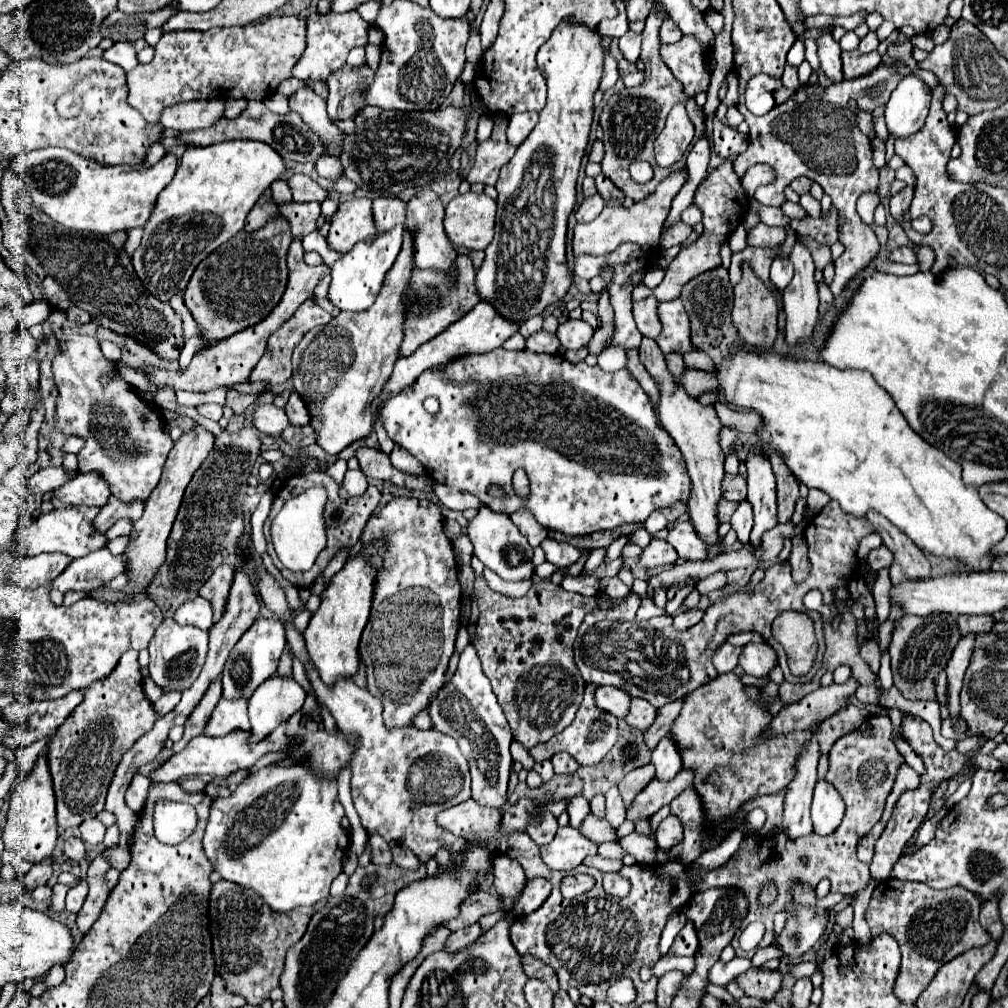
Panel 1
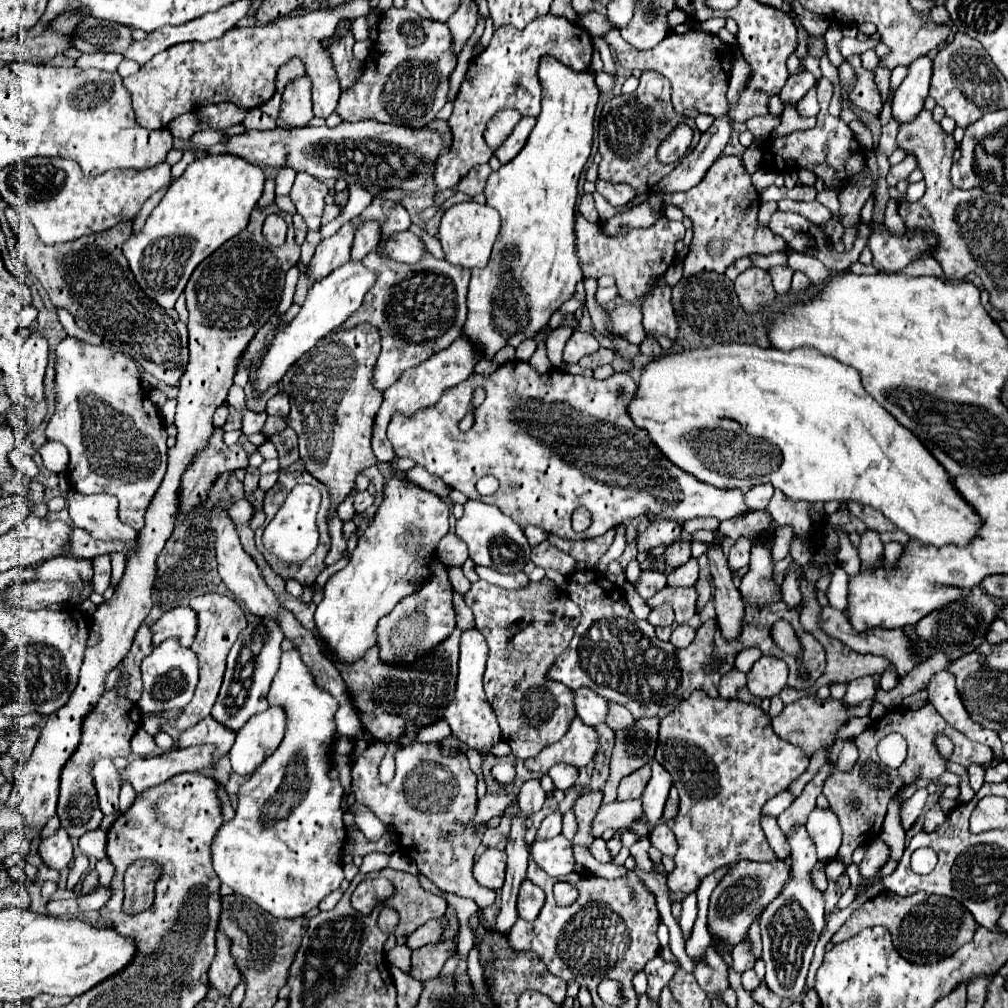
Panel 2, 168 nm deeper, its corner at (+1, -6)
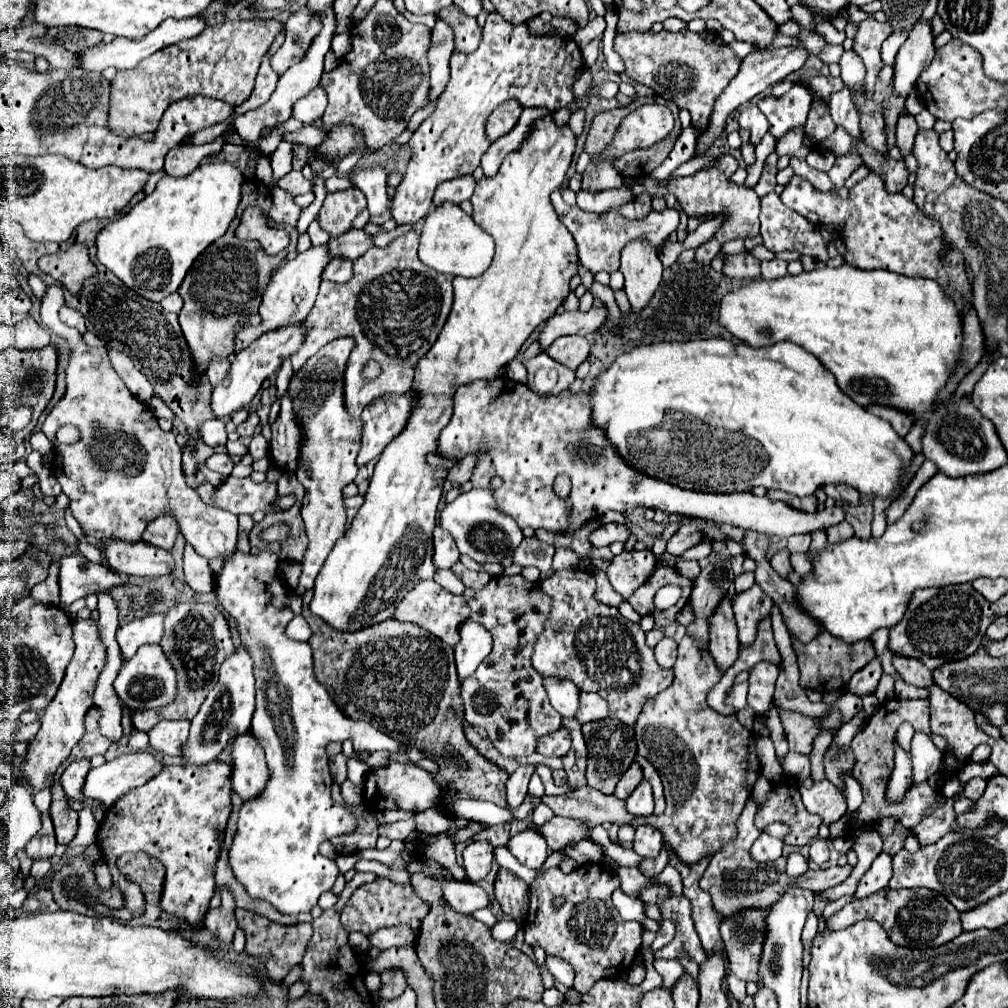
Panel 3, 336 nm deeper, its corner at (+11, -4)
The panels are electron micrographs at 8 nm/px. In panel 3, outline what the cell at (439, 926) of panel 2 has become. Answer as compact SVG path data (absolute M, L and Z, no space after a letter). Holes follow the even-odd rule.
M390 927L390 929L380 929L372 933L368 939L372 949L386 951L390 947L412 945L412 931L408 931L408 927Z

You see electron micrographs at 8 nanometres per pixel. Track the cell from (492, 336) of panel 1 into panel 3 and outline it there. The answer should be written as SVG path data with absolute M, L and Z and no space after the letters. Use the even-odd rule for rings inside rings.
M408 391L404 395L386 395L384 399L376 399L376 403L370 403L362 413L362 423L364 423L364 427L362 427L362 447L358 451L356 465L362 467L368 461L376 459L384 451L384 447L404 429L410 413L412 413L412 391Z

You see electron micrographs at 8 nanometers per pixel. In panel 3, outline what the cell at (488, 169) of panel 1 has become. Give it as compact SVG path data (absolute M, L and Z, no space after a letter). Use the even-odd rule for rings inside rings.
M464 175L460 179L452 179L448 183L442 183L438 189L436 189L436 195L434 195L434 205L442 205L446 201L450 203L456 203L460 205L462 201L470 199L472 193L474 193L474 177L472 175Z

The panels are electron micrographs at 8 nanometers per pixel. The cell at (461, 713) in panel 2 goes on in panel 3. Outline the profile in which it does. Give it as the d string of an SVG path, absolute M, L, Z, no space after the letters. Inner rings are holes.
M466 621L464 627L460 627L460 643L456 645L456 667L460 681L468 677L476 667L486 659L486 655L492 651L492 635L488 629L480 627L480 623Z

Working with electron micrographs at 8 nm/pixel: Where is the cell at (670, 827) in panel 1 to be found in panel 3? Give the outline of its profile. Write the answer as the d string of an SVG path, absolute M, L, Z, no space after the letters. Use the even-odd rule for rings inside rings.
M640 825L636 829L636 837L634 837L634 847L632 847L640 857L648 859L648 857L656 857L662 849L662 835L658 829L650 827L650 825Z

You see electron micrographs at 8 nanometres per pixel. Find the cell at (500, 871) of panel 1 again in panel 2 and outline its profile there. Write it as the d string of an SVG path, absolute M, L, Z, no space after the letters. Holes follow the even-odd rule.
M496 849L482 853L474 865L476 881L490 889L502 889L504 871L506 871L506 853Z

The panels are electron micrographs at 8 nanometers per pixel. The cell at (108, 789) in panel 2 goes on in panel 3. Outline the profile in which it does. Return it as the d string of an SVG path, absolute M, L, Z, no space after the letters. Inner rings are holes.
M84 759L84 761L72 761L64 769L64 773L60 775L60 783L62 783L62 789L64 789L66 795L82 801L86 809L94 809L100 803L88 803L88 799L84 799L84 795L80 795L80 783L84 783L84 775L88 773L88 769L90 769L90 761L88 759Z

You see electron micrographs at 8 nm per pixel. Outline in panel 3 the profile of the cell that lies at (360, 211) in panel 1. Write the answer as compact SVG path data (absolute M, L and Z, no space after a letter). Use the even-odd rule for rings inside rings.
M320 245L320 247L310 247L308 251L304 253L298 253L296 259L292 261L286 261L270 279L270 283L266 285L264 289L264 295L262 295L262 303L260 303L260 317L262 317L262 323L258 327L242 327L236 337L234 337L234 351L232 355L240 353L242 349L246 349L252 341L256 341L260 335L268 333L268 331L274 331L274 329L280 329L280 327L288 327L288 325L296 325L296 323L302 323L310 309L314 307L314 301L316 301L316 295L318 295L318 287L320 287L320 275L324 271L324 267L330 263L328 259L328 251L326 251L326 245ZM294 297L300 297L300 303L294 303Z

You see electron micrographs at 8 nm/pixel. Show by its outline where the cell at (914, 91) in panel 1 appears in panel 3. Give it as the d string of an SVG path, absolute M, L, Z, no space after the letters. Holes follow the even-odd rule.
M918 21L910 31L906 43L900 47L896 65L894 65L894 89L902 95L908 95L924 67L934 59L934 35L928 21Z

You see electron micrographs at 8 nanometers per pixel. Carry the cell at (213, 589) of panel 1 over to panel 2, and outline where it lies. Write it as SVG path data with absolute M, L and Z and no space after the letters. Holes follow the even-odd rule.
M206 593L202 597L194 597L194 601L190 601L190 607L194 611L198 611L198 637L194 639L194 653L198 653L198 659L200 659L200 683L196 687L196 693L194 693L194 699L184 707L182 715L172 723L172 725L166 725L162 731L170 733L170 736L173 738L175 744L179 735L196 725L198 721L202 721L216 697L218 697L218 691L220 691L220 683L222 683L222 677L224 677L224 669L226 669L226 655L230 651L230 647L234 645L238 633L246 627L246 617L244 617L244 611L242 607L238 605L238 601L234 601L232 597L228 595L220 595L220 593Z

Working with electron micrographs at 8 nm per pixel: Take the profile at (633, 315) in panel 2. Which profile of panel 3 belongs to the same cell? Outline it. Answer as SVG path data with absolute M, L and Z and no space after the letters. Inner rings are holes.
M604 305L592 307L590 311L564 311L546 321L544 329L538 335L540 351L546 351L548 345L564 335L588 335L604 325L608 317L608 309Z

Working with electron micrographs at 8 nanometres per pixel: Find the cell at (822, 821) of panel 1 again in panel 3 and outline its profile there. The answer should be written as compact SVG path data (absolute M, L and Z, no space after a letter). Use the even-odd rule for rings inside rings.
M816 837L810 843L810 861L816 863L816 865L824 865L828 859L830 859L830 849L828 849L826 841L820 839L820 837Z

